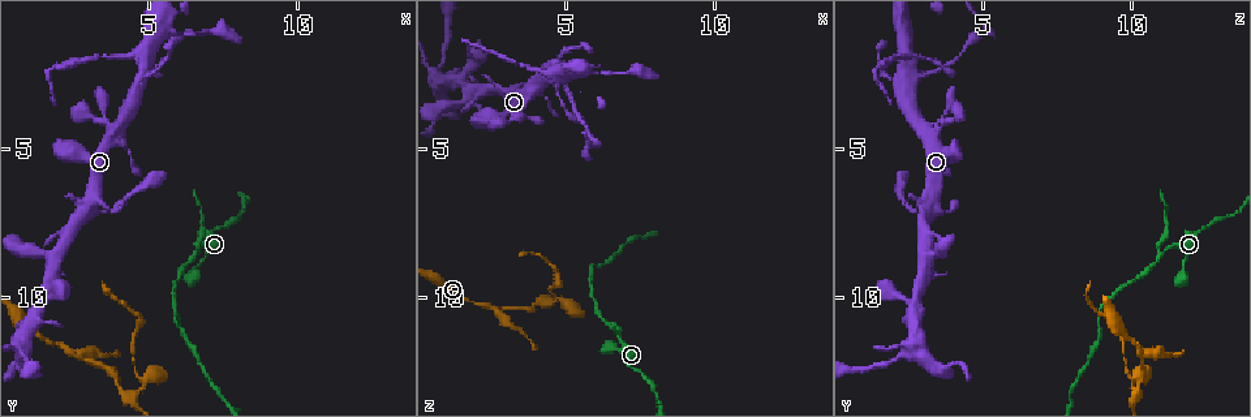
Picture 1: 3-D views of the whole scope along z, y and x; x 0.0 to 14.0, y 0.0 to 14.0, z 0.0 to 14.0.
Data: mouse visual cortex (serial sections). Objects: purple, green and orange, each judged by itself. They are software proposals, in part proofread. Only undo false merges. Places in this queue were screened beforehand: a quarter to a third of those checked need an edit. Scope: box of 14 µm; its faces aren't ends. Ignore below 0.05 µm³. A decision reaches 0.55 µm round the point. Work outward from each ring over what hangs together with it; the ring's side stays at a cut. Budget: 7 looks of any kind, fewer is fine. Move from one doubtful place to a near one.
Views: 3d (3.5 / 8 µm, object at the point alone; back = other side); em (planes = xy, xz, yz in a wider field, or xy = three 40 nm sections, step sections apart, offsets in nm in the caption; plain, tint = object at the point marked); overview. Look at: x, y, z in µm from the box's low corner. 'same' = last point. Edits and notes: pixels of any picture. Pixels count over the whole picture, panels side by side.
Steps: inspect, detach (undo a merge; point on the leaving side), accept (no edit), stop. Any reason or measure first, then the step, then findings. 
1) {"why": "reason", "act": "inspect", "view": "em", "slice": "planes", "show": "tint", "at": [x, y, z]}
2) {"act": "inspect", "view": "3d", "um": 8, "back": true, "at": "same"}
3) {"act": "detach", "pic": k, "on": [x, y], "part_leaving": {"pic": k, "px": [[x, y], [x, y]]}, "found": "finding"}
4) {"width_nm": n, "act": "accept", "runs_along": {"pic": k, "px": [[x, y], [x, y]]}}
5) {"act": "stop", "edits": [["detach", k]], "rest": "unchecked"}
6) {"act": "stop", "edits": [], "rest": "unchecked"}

{"why": "a fork", "act": "inspect", "view": "3d", "um": 3.5, "at": [6.6, 8.6, 11.0]}

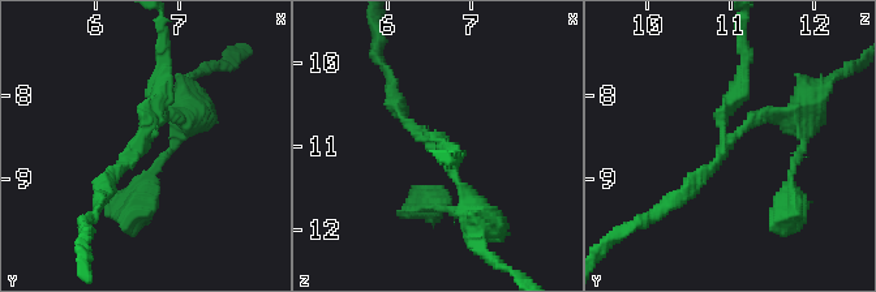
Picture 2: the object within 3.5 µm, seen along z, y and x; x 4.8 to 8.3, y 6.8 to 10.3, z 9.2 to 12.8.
{"why": "shape alone is not enough", "act": "inspect", "view": "em", "slice": "xy", "step": 1, "show": "plain", "at": [6.60, 8.50, 11.00]}

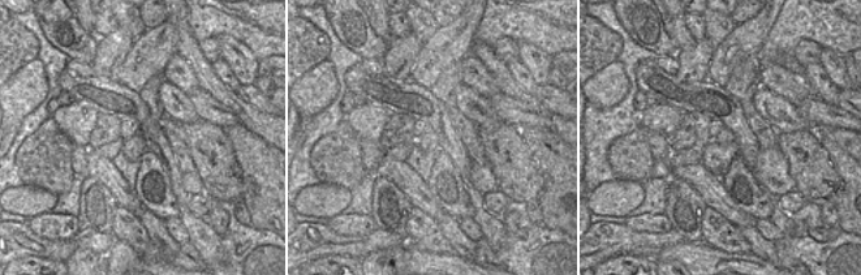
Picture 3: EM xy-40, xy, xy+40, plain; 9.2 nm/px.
{"act": "inspect", "view": "em", "slice": "xy", "step": 1, "show": "tint", "at": "same"}

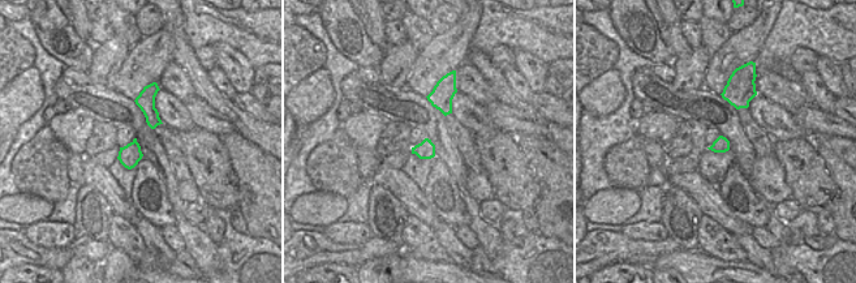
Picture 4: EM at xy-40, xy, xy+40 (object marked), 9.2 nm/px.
{"width_nm": 170, "act": "detach", "pic": 2, "on": [157, 91], "part_leaving": {"pic": 2, "px": [[146, 131], [162, 91], [162, 35]]}, "found": "two cells meet here"}

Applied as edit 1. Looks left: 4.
{"act": "inspect", "view": "overview"}

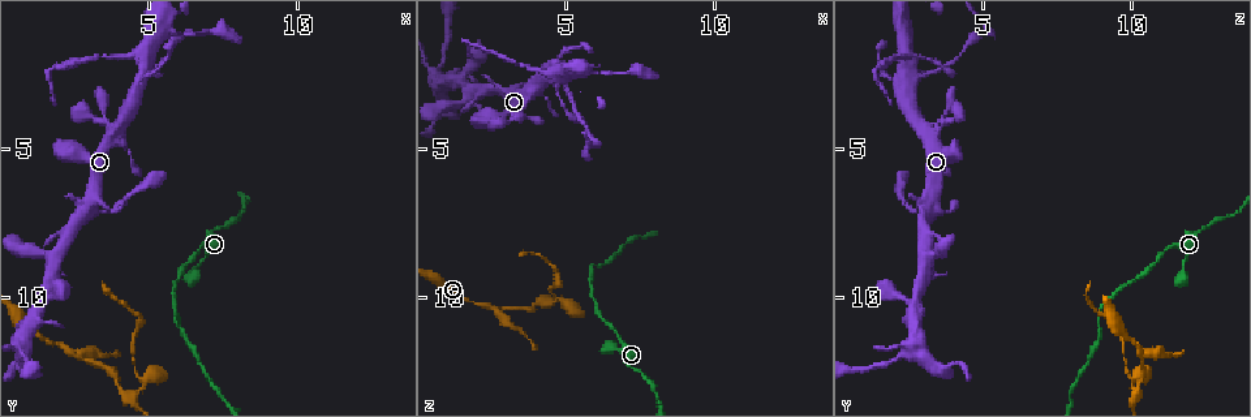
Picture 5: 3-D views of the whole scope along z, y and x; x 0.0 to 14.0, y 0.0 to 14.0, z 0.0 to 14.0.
{"why": "arms part here", "act": "inspect", "view": "em", "slice": "planes", "show": "tint", "at": [2.7, 11.9, 10.5]}

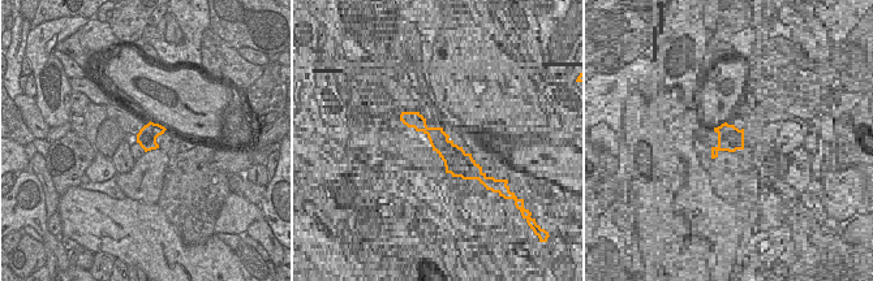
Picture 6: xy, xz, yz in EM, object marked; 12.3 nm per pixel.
{"act": "inspect", "view": "3d", "um": 3.5, "back": true, "at": "same"}

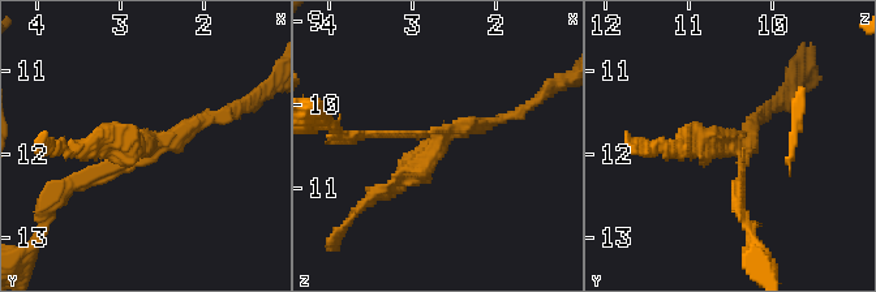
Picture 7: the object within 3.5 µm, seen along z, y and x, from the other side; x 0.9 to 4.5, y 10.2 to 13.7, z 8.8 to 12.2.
{"width_nm": 240, "act": "detach", "pic": 7, "on": [419, 175], "found": "a second cell is stuck on"}

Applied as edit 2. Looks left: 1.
{"act": "stop", "edits": [["detach", 2], ["detach", 7]], "rest": "unchecked"}

